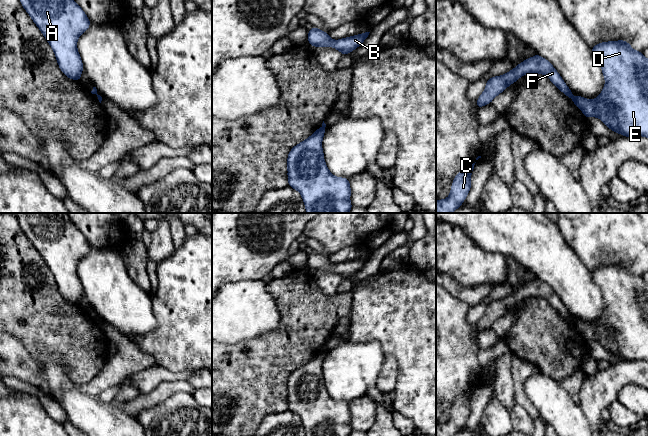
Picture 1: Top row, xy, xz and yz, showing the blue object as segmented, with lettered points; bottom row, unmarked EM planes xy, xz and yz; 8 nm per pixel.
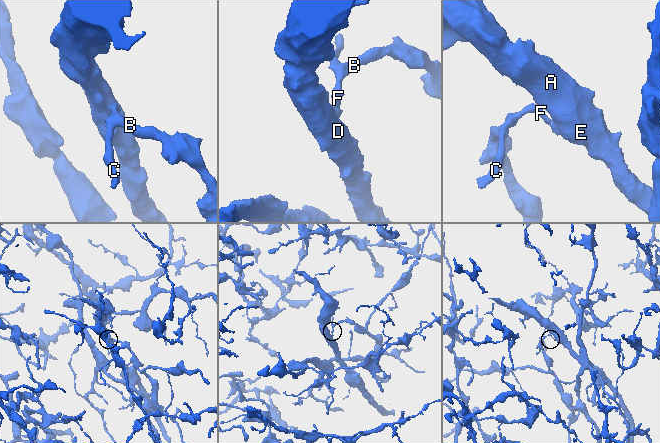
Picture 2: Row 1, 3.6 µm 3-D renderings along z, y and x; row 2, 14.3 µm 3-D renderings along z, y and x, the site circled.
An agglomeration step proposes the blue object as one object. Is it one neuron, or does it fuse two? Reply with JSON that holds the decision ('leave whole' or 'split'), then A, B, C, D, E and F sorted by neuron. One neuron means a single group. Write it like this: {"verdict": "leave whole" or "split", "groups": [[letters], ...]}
{"verdict": "split", "groups": [["A", "D", "E"], ["B", "C", "F"]]}

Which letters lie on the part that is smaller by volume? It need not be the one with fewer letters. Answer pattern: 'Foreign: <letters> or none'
Foreign: A, D, E

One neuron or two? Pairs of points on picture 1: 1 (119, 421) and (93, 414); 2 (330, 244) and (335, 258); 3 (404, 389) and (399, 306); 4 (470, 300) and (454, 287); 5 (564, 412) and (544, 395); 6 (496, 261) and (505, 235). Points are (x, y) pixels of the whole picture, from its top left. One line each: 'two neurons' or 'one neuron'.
1: one neuron
2: two neurons
3: one neuron
4: one neuron
5: one neuron
6: two neurons

